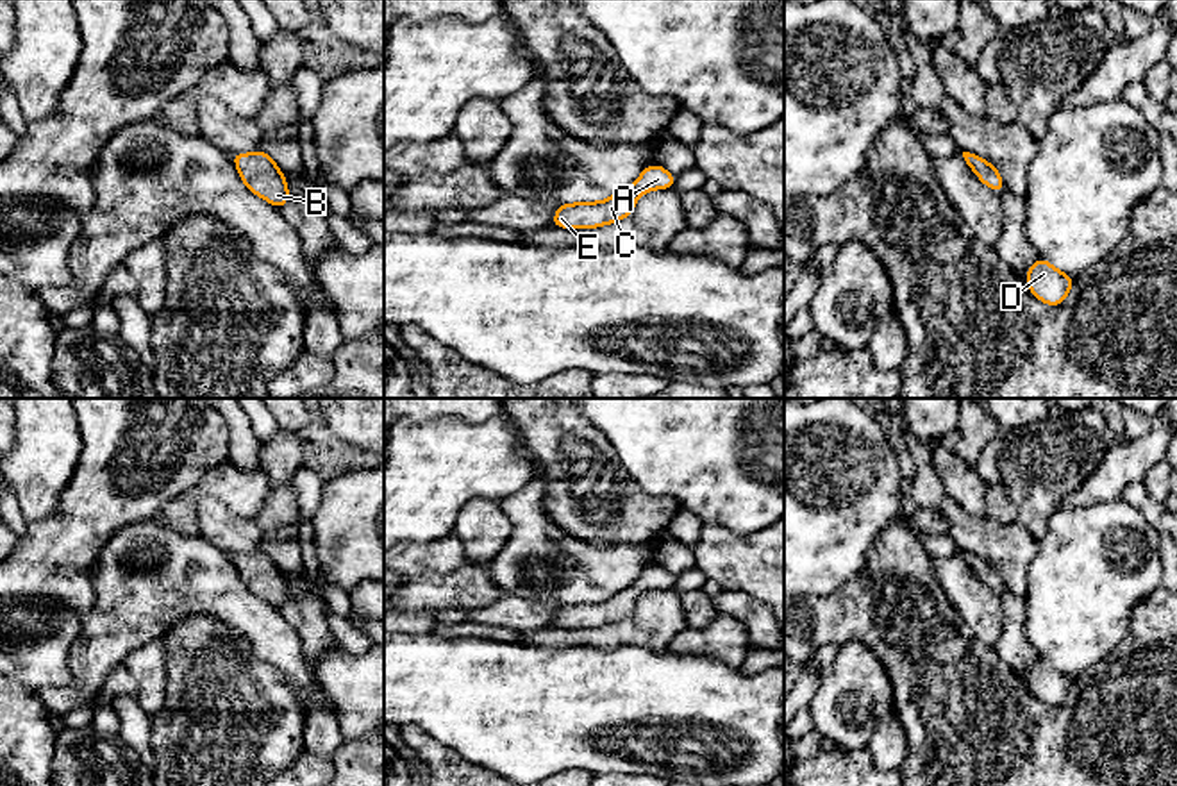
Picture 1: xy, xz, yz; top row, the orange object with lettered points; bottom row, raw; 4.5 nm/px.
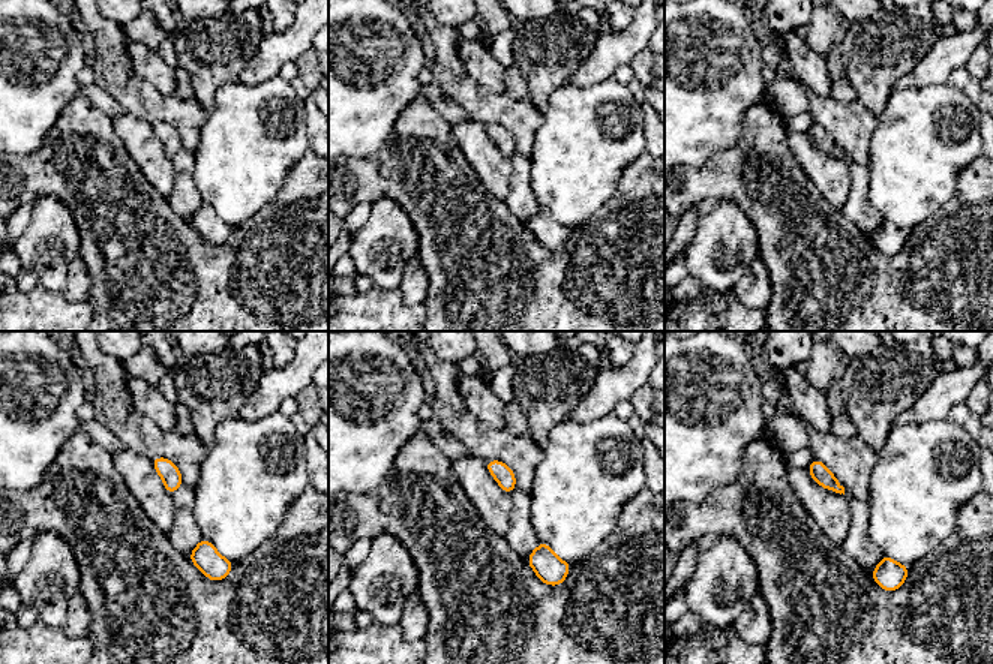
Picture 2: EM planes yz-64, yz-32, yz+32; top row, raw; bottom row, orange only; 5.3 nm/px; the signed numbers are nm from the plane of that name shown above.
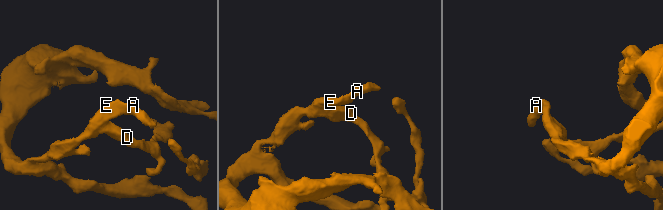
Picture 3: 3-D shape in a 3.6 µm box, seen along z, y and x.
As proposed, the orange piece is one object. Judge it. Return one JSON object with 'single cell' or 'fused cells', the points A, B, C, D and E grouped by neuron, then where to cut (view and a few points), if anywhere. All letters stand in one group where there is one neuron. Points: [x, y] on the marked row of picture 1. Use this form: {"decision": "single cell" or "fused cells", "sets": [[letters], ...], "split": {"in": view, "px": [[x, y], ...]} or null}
{"decision": "single cell", "sets": [["A", "B", "C", "D", "E"]], "split": null}

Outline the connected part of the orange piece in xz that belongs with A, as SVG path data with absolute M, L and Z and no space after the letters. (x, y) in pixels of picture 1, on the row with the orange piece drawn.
M657 163L645 166L636 184L604 202L559 204L552 227L593 229L627 218L638 198L650 189L672 189L677 177Z

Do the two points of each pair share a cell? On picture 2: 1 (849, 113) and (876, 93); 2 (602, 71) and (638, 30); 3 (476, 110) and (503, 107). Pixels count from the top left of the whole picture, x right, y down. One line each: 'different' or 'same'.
1: different
2: same
3: same

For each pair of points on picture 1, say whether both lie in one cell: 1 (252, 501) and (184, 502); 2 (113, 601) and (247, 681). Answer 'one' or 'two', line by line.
1: one
2: two

